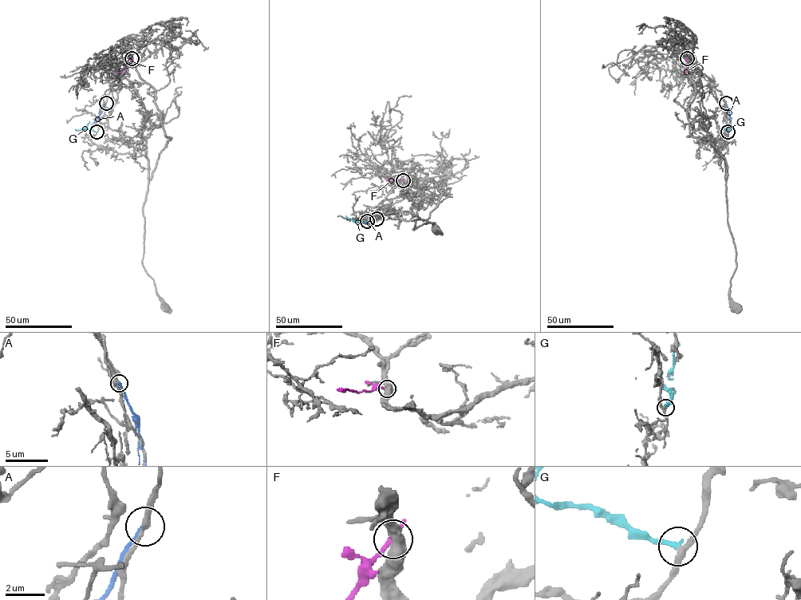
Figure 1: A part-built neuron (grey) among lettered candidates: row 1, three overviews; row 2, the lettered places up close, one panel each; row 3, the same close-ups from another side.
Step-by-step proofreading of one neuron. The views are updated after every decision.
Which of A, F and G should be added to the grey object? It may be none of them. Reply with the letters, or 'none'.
G

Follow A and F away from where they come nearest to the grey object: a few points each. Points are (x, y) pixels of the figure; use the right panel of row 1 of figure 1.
A: (725, 103), (730, 120), (731, 117)
F: (687, 58), (688, 72), (684, 71)

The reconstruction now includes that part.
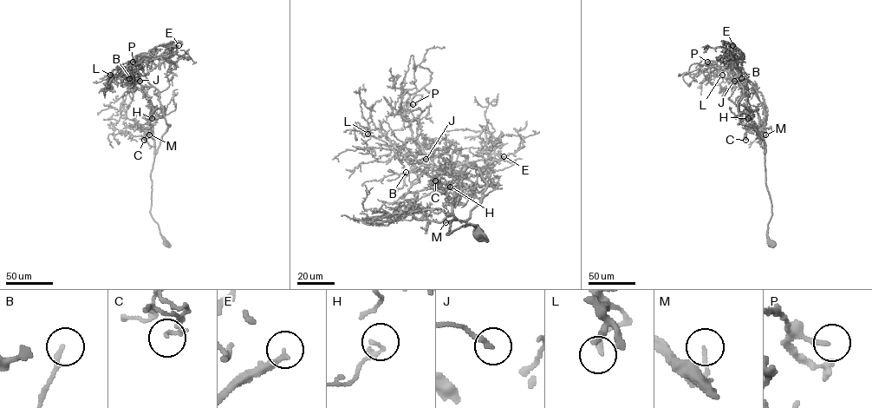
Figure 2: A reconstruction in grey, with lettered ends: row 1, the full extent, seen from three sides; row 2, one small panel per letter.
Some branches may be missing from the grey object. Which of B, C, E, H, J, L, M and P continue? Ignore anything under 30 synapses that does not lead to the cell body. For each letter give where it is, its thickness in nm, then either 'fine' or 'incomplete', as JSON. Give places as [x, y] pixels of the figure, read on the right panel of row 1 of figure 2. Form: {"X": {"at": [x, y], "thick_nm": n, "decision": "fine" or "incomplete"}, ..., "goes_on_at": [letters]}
{"B": {"at": [741, 78], "thick_nm": 160, "decision": "fine"}, "C": {"at": [745, 140], "thick_nm": 120, "decision": "fine"}, "E": {"at": [732, 45], "thick_nm": 190, "decision": "fine"}, "H": {"at": [748, 118], "thick_nm": 110, "decision": "fine"}, "J": {"at": [734, 81], "thick_nm": 180, "decision": "fine"}, "L": {"at": [722, 75], "thick_nm": 130, "decision": "fine"}, "M": {"at": [765, 134], "thick_nm": 110, "decision": "fine"}, "P": {"at": [707, 62], "thick_nm": 150, "decision": "fine"}, "goes_on_at": []}

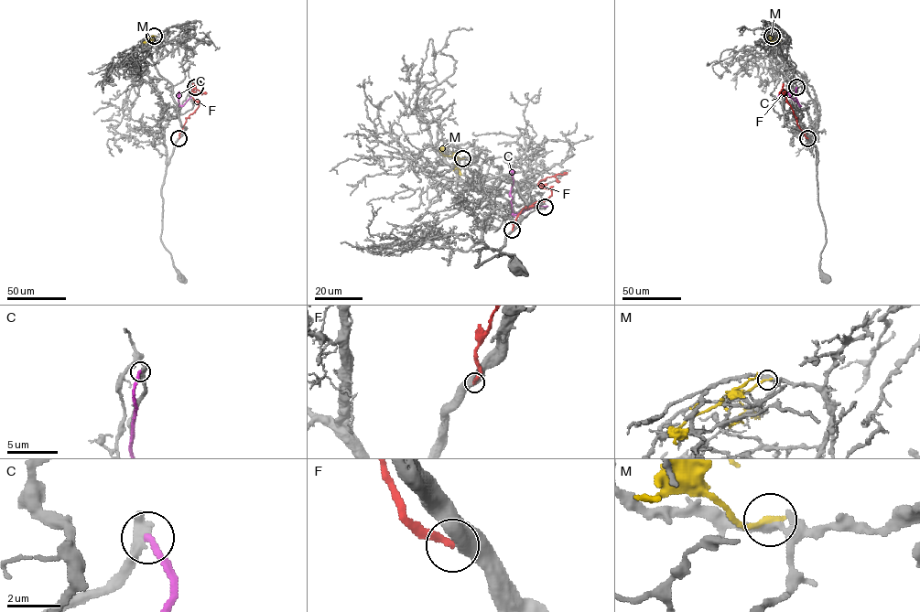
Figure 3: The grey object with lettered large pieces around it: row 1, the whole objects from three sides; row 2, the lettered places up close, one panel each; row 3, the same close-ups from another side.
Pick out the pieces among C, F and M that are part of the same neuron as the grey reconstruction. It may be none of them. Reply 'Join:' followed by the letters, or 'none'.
Join: none

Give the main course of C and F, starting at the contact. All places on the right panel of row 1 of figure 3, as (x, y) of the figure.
C: (796, 87), (795, 97), (799, 105), (786, 91), (780, 92), (778, 97)
F: (807, 138), (797, 124), (784, 90), (779, 93)

